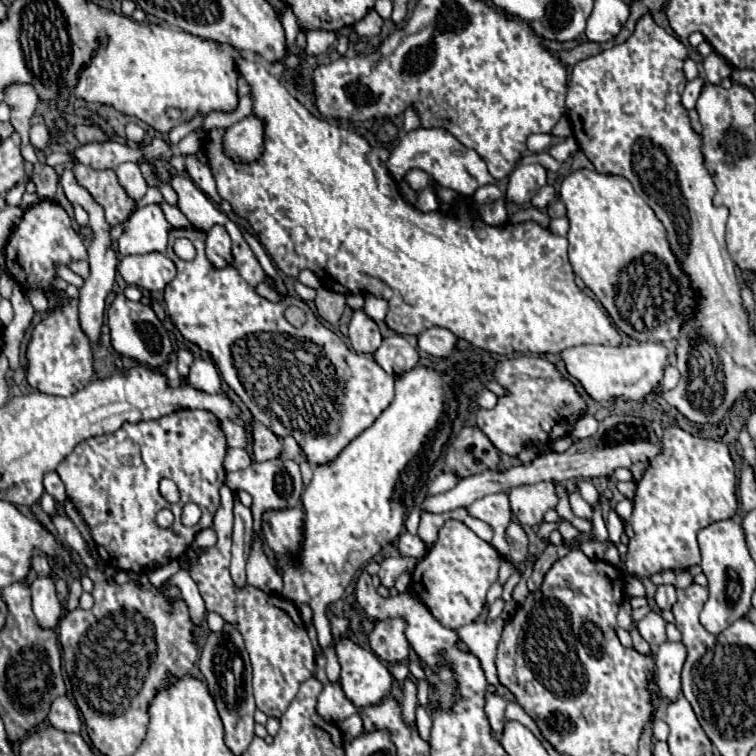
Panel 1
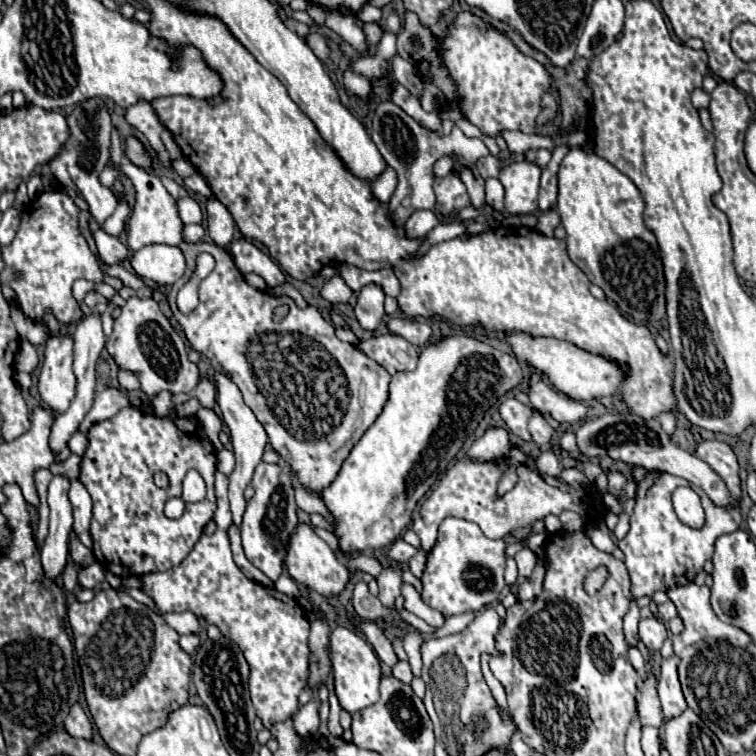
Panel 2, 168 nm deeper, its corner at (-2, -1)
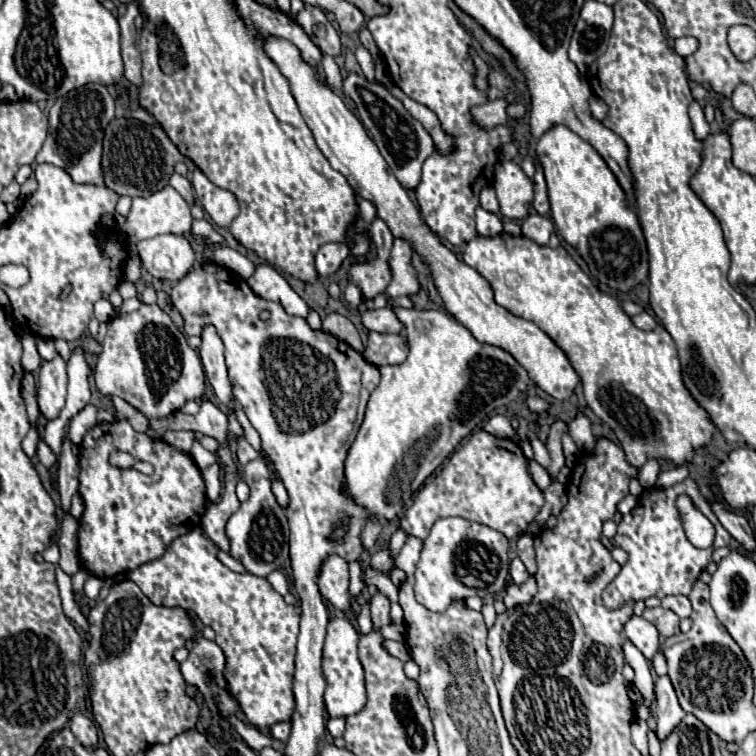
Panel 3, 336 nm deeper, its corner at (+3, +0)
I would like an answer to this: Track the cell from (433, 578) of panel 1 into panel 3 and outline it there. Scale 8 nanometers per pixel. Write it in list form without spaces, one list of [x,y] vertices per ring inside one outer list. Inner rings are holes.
[[[440,518],[424,540],[422,556],[416,566],[416,600],[432,612],[446,612],[456,600],[468,596],[488,598],[506,586],[508,578],[508,538],[498,530],[464,518]]]

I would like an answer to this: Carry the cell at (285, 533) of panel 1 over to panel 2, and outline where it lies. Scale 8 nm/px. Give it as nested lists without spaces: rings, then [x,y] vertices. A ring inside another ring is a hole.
[[[299,525],[297,531],[293,533],[291,541],[289,541],[289,551],[287,551],[287,557],[285,557],[285,567],[289,571],[289,575],[307,585],[309,589],[325,595],[325,597],[335,597],[339,595],[347,581],[349,581],[349,569],[345,563],[341,563],[341,559],[331,551],[331,547],[319,539],[309,525]]]

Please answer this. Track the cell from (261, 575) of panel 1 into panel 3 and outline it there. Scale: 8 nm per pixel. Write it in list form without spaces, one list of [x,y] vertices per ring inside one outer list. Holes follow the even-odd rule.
[[[260,458],[243,467],[243,480],[250,488],[250,498],[240,504],[240,510],[236,510],[226,524],[226,534],[230,538],[230,556],[240,560],[250,574],[268,576],[272,570],[280,568],[288,558],[290,530],[286,510],[276,502],[272,492],[270,470]]]

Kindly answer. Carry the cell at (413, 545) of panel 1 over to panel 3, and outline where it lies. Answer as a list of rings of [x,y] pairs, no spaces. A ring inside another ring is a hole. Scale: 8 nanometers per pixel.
[[[382,548],[382,550],[378,550],[378,552],[372,556],[370,564],[372,564],[374,568],[378,568],[380,572],[390,572],[390,570],[394,568],[394,560],[392,560],[392,552],[390,552],[390,548]]]

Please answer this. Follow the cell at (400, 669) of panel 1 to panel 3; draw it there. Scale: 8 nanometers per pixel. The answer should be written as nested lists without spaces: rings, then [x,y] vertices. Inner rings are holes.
[[[389,624],[384,628],[380,628],[380,634],[384,638],[390,638],[390,640],[404,640],[404,626]]]

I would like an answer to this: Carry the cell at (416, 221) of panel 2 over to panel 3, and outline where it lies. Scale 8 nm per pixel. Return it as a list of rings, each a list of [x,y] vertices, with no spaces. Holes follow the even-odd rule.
[[[394,238],[394,248],[390,252],[390,268],[392,268],[392,282],[386,288],[390,296],[408,296],[416,294],[420,284],[416,272],[412,268],[412,244],[406,238]]]

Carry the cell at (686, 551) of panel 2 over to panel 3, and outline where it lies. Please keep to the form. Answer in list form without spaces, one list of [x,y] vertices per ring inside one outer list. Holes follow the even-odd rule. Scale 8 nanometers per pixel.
[[[686,478],[670,488],[646,488],[638,498],[638,506],[630,514],[626,514],[618,524],[614,544],[628,554],[628,562],[622,566],[622,572],[616,576],[616,580],[612,580],[612,584],[608,584],[608,588],[604,590],[604,604],[608,608],[620,608],[620,604],[628,600],[646,600],[648,596],[664,598],[668,594],[688,594],[700,572],[706,570],[712,558],[712,550],[720,546],[730,546],[730,540],[732,540],[730,532],[718,522],[718,518],[710,510],[708,500],[702,496],[692,478]],[[680,492],[688,494],[698,506],[698,510],[716,528],[714,544],[706,550],[692,546],[684,534],[680,514],[676,512],[674,506],[674,500]]]

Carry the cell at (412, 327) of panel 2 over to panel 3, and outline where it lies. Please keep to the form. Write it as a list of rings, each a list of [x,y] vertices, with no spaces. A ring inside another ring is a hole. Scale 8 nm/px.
[[[380,308],[380,310],[370,310],[362,314],[362,322],[368,330],[382,332],[382,334],[402,334],[404,324],[398,320],[396,312],[392,308]]]

